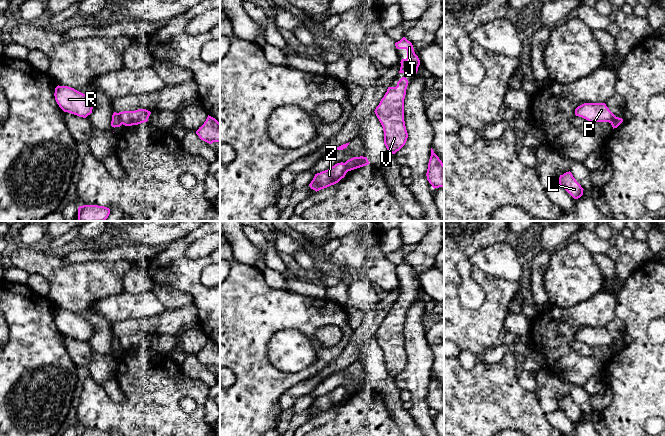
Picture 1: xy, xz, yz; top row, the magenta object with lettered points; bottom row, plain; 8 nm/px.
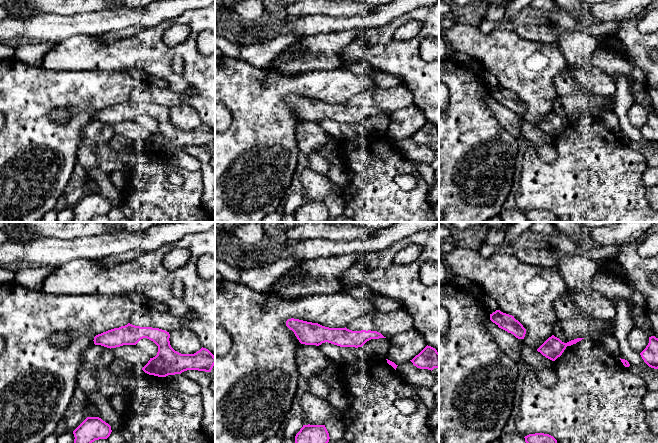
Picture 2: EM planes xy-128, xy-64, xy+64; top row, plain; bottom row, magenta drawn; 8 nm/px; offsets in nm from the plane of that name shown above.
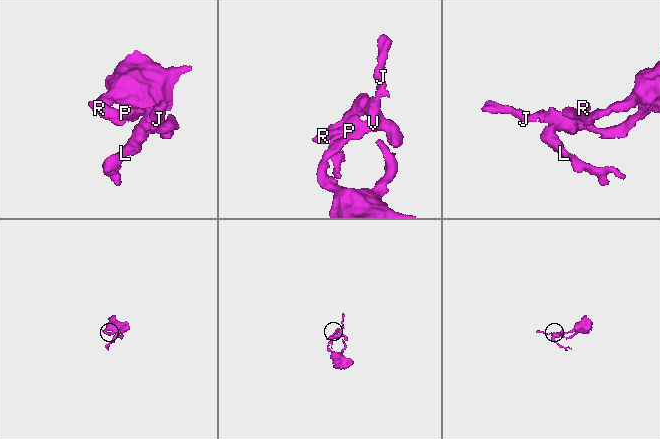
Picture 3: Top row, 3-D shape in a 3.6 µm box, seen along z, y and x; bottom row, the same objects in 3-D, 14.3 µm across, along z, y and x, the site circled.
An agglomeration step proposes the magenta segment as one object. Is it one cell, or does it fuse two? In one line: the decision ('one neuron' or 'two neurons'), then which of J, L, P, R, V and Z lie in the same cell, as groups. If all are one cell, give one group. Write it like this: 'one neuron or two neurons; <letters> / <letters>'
two neurons; J L P R V / Z

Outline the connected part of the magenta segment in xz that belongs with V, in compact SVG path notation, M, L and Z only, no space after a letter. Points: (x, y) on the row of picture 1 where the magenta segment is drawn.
M402 77L396 87L388 87L387 92L375 109L384 131L384 144L395 154L406 143L408 133L404 121L404 99L408 80Z

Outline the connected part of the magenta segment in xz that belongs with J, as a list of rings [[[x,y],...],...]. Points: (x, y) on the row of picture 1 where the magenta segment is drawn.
[[[405,37],[395,43],[397,49],[406,49],[407,58],[401,60],[401,67],[399,73],[417,73],[420,65],[420,60],[414,52],[413,45]]]

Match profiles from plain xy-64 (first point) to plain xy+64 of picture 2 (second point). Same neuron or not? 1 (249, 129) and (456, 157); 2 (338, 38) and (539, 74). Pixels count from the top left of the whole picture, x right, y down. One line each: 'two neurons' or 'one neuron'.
1: one neuron
2: one neuron

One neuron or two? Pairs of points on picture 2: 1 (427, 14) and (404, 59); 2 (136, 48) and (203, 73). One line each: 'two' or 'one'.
1: one
2: one

